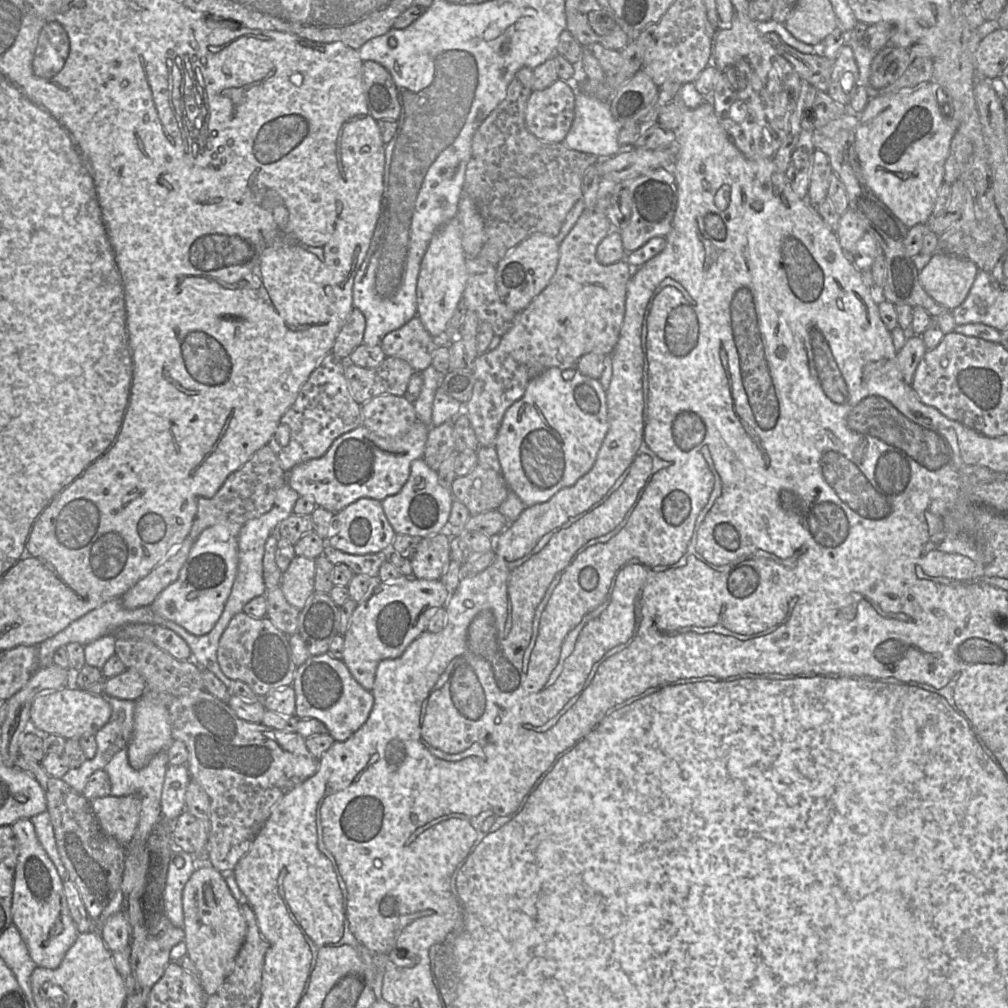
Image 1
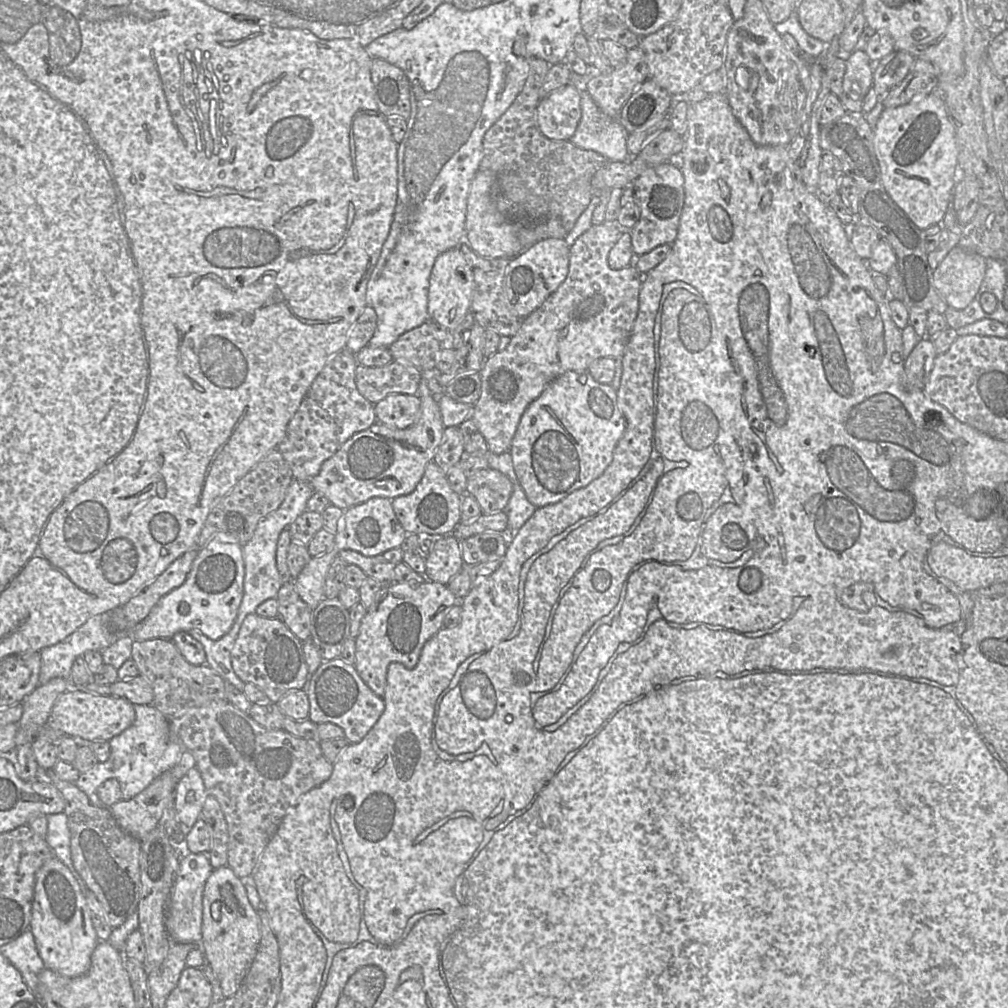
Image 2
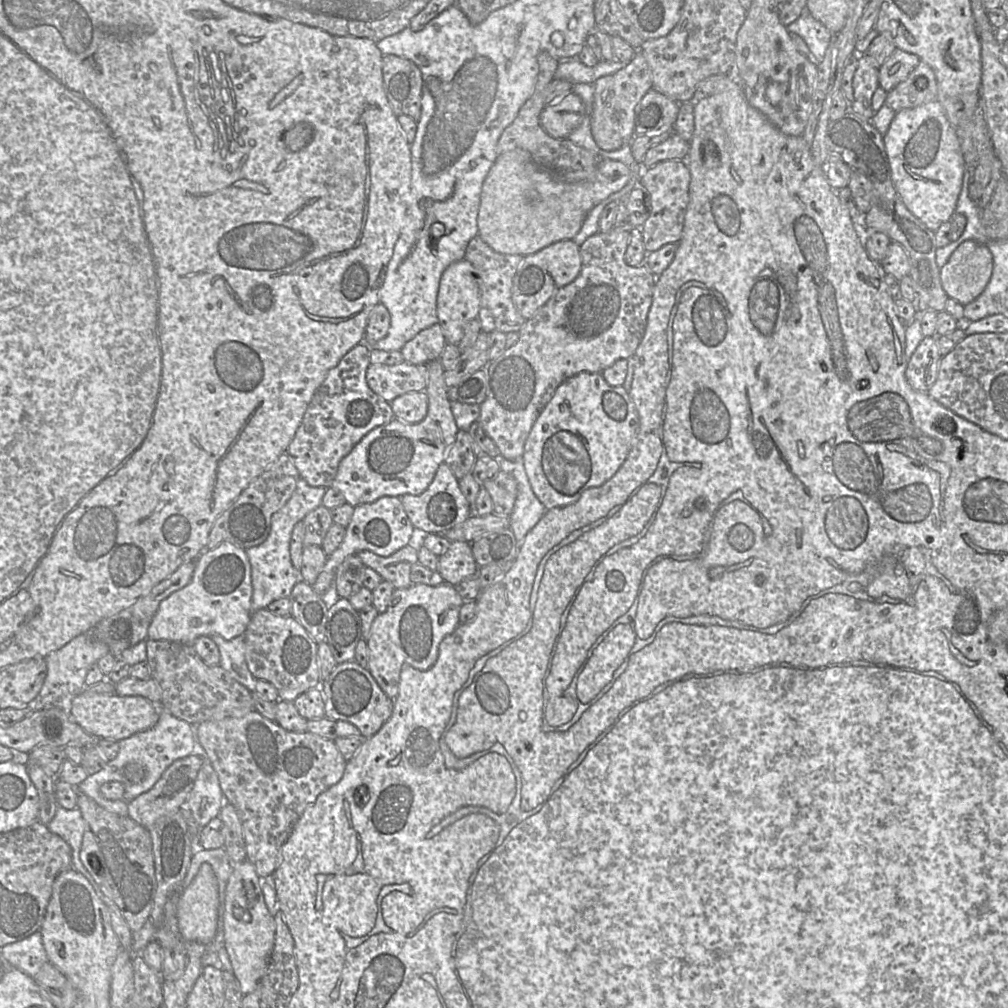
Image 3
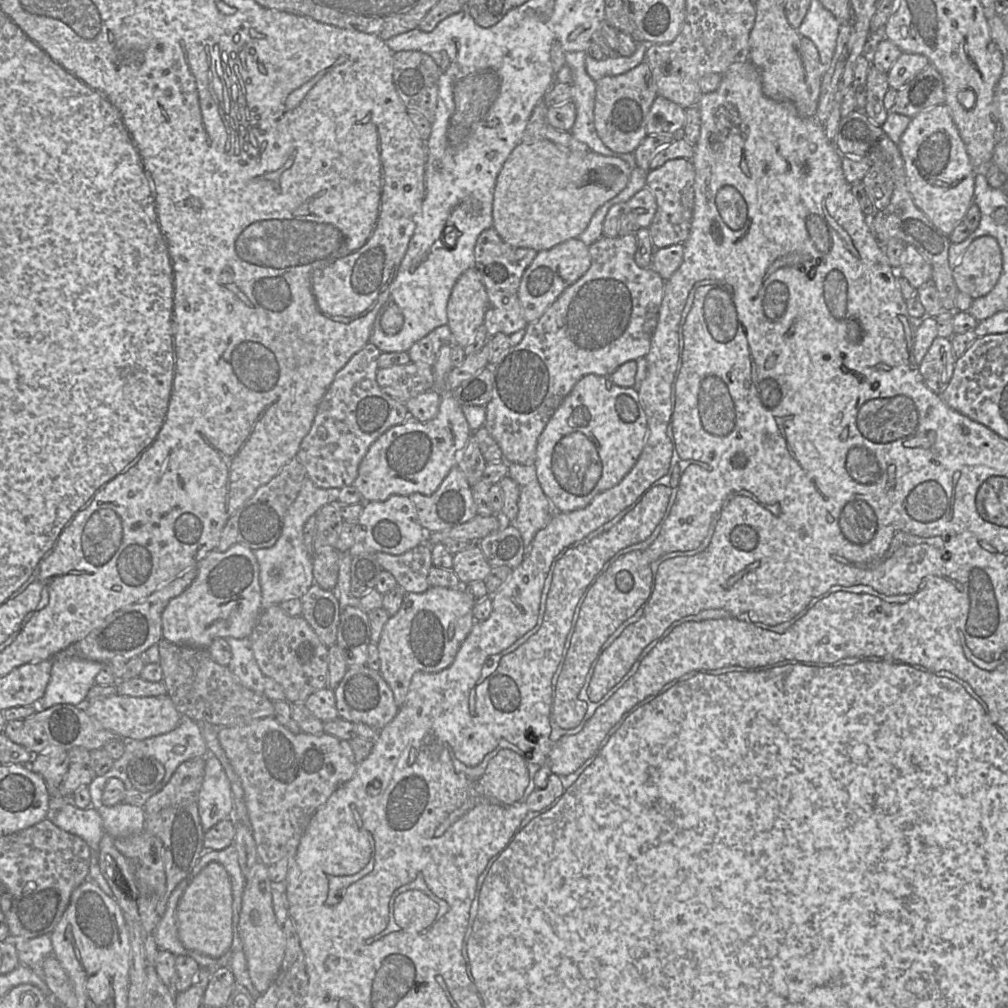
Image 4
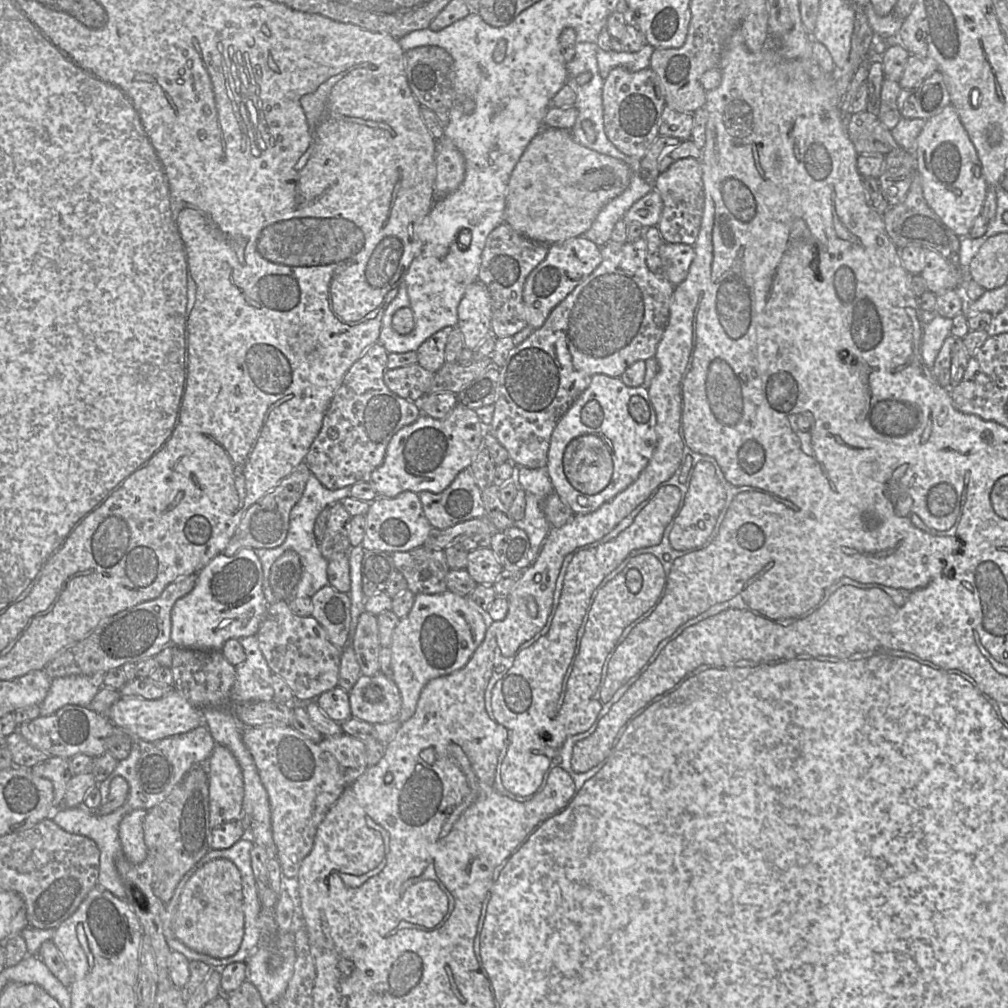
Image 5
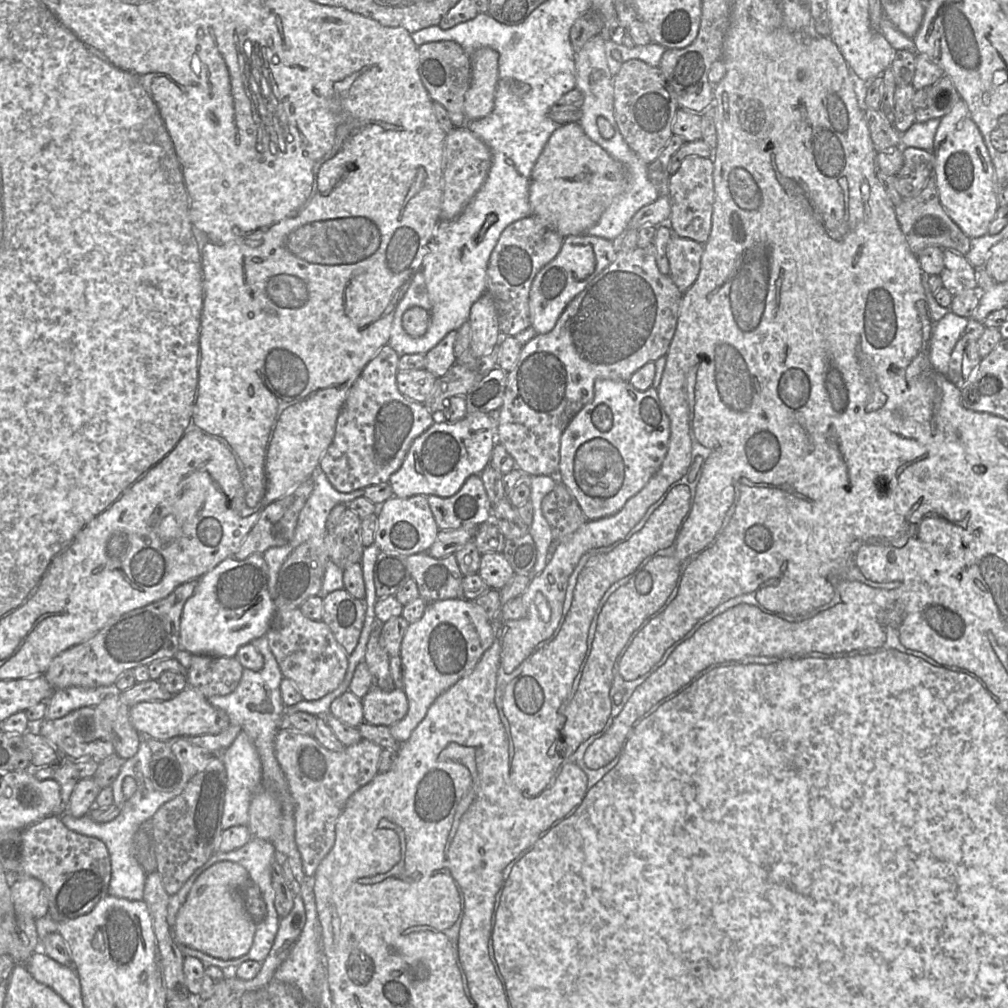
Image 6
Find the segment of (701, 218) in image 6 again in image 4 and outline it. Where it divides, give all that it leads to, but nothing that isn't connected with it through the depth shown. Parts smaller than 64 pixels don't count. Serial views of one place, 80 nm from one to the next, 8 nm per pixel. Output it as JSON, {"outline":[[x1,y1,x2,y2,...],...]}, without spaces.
{"outline":[[675,158,646,174,646,187,656,198,657,210,648,227,655,249,674,244,684,244,687,240,694,209,695,169,691,160]]}

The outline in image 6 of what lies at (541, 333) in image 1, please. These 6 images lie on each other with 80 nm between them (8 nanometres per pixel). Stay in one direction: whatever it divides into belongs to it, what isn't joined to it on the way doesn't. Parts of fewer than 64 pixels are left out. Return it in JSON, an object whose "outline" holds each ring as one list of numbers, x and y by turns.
{"outline":[[653,244,645,248,636,247,632,250,619,250,616,259,595,276,585,289,568,304,553,330,545,334,537,334,528,343,522,346,515,366,512,370,507,372,507,385,504,400,501,408,497,412,497,444,502,445,514,458,517,469,529,475,557,476,560,462,561,436,576,414,593,400,596,382,599,380,629,381,632,375,642,366,665,356,676,330,681,299,682,293,677,285,669,275,661,273,658,269,656,263,656,248]]}

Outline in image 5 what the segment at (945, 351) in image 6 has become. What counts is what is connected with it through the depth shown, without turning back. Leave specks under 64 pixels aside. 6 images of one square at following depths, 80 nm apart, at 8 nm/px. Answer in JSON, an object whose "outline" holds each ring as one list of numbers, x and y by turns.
{"outline":[[936,316,923,326,921,355,924,363,932,367,945,341,950,335,953,326,951,318]]}

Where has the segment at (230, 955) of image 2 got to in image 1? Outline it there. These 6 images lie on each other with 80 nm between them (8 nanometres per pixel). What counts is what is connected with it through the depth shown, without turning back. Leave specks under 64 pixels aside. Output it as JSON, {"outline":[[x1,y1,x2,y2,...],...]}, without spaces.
{"outline":[[204,867,192,874,182,894,182,943,185,945,186,956,197,969,197,977,206,995,214,994,231,973,247,934,247,922,227,884,227,873]]}

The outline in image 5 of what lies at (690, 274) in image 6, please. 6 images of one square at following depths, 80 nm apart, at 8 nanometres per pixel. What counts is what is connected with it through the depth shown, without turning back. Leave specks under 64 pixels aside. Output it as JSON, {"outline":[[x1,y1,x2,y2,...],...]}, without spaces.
{"outline":[[664,243,660,247,661,274,677,286,687,276,695,256,694,246,684,243]]}

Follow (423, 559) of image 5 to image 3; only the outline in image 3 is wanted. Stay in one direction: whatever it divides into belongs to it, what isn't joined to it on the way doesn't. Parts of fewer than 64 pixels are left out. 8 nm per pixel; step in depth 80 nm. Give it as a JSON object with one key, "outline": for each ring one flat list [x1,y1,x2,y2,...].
{"outline":[[410,540,409,544,390,556,381,557,369,551,362,551,356,556,362,563,377,572,384,581,395,589,404,589,414,585,410,580,410,570,418,564,418,549,420,544]]}

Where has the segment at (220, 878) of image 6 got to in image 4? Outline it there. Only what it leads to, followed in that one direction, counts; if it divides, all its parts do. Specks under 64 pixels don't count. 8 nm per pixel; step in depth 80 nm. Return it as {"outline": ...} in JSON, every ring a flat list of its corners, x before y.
{"outline":[[217,862,207,864,185,888,176,910,177,930,183,945,219,958,231,950,236,933,233,923,233,890,226,869]]}

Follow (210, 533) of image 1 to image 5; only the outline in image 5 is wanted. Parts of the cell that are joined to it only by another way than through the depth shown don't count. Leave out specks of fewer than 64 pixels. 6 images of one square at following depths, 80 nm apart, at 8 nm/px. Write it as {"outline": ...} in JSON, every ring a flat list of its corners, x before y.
{"outline":[[243,547,232,556,219,553,197,573,195,587,173,605,171,645,220,651,230,639,255,636,267,609,262,564,255,550]]}

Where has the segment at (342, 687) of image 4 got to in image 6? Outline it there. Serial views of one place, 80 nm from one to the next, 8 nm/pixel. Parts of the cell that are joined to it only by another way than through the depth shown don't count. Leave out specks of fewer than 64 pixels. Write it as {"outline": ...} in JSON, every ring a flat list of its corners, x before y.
{"outline":[[374,685,361,701,364,722,373,725,389,727,404,718,409,709,403,689,386,691]]}

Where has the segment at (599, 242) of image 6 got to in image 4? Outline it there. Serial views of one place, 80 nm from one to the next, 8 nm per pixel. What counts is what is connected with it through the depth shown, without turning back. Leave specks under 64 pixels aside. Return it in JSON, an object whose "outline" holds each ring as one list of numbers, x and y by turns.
{"outline":[[571,239,549,250,538,252,521,278,518,298,528,323,537,321,561,293,578,281,590,268,589,248,579,239]]}

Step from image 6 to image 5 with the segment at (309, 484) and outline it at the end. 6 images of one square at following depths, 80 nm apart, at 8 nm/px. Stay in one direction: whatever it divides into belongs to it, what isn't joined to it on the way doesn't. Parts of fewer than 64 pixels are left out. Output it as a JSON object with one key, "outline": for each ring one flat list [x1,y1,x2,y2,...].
{"outline":[[305,462,300,463,288,476,282,479,276,487,251,505,244,513,223,554,232,556,243,547,261,549,280,546,288,534,290,512,302,497,310,475,311,472]]}

